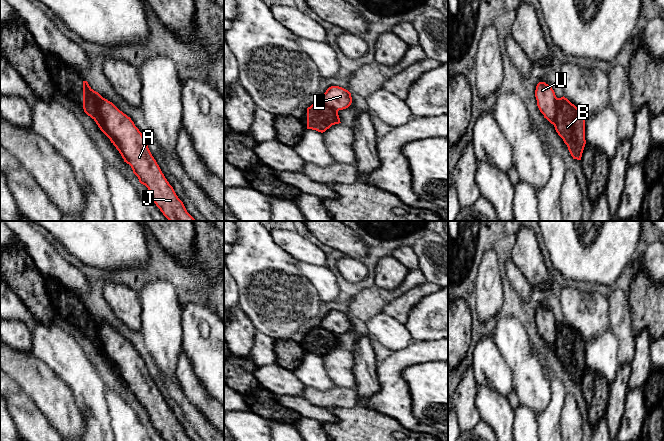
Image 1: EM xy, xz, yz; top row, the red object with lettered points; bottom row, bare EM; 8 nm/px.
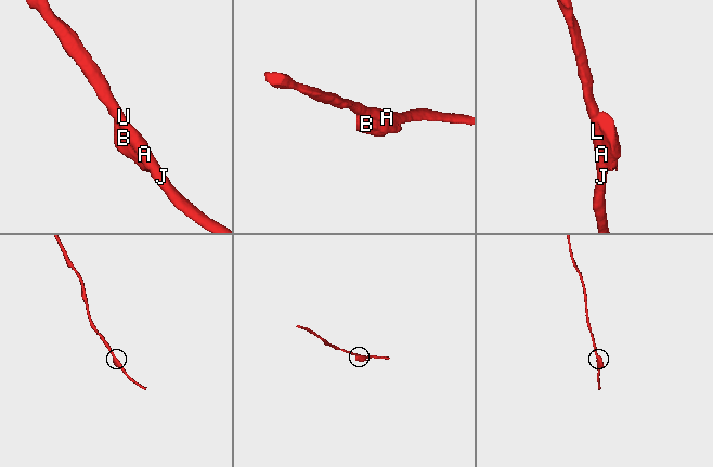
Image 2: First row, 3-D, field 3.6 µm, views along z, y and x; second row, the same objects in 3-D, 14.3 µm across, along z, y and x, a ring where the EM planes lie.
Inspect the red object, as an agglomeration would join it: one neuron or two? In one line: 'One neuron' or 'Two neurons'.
Two neurons

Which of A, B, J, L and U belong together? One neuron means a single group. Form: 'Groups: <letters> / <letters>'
Groups: A J L U / B

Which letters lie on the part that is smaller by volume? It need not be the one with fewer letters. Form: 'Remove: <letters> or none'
Remove: B

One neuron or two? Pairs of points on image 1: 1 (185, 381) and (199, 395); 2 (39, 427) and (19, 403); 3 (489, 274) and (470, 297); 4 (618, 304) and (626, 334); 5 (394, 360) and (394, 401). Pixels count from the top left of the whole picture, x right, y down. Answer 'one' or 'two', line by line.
1: one
2: one
3: two
4: one
5: one

